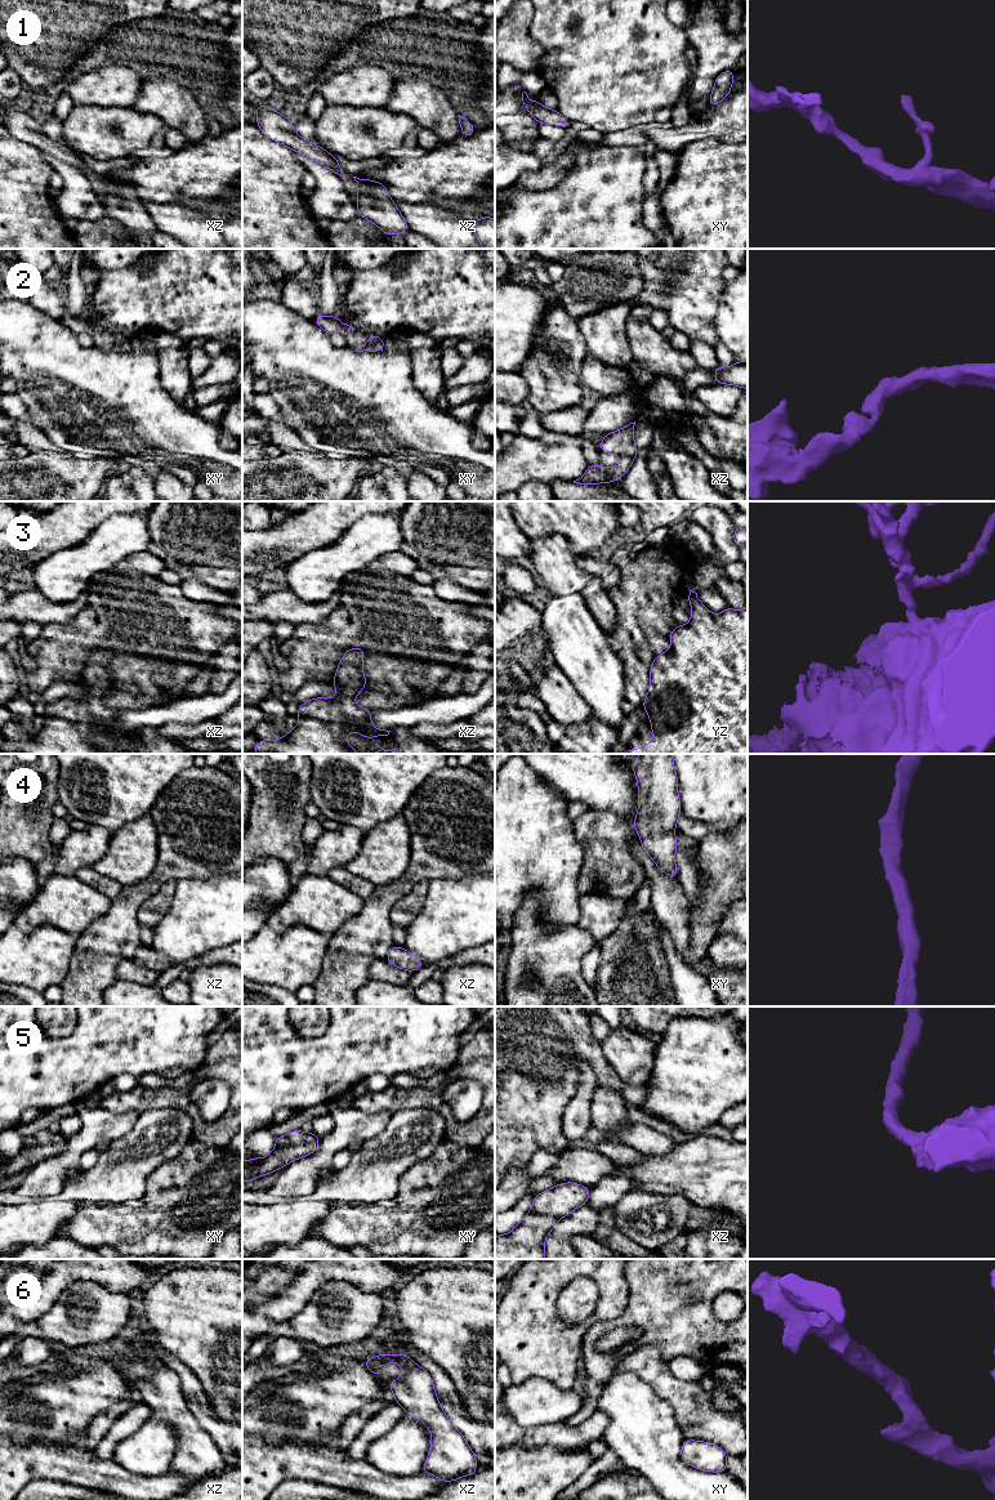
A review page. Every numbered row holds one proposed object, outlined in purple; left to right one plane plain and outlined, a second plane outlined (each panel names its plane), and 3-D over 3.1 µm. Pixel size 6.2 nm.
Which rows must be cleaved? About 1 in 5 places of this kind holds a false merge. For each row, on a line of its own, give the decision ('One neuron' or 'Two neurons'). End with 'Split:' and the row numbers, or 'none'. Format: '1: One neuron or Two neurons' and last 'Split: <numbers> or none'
1: One neuron
2: One neuron
3: One neuron
4: One neuron
5: One neuron
6: One neuron
Split: none

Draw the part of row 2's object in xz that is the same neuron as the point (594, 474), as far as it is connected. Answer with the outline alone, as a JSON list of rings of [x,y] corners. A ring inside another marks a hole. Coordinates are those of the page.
[[[634,423],[617,429],[612,433],[604,434],[598,450],[620,456],[620,463],[615,468],[604,468],[603,465],[589,464],[586,472],[574,483],[579,485],[598,485],[612,483],[623,478],[630,469],[633,460],[639,455],[634,445]]]

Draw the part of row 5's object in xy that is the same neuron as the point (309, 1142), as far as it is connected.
[[[295,1129],[282,1137],[276,1137],[273,1151],[264,1159],[253,1157],[242,1161],[242,1182],[250,1183],[256,1177],[264,1177],[289,1165],[291,1161],[316,1152],[320,1137]]]

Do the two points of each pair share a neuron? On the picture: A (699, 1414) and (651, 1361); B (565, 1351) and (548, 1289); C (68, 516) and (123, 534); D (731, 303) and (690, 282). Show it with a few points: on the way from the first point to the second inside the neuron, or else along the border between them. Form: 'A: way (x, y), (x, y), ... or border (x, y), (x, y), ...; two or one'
A: way (685, 1405), (655, 1375); one
B: way (549, 1335), (544, 1330), (544, 1304); one
C: border (114, 514), (107, 517), (76, 545); two
D: border (727, 282), (721, 298), (714, 327); two

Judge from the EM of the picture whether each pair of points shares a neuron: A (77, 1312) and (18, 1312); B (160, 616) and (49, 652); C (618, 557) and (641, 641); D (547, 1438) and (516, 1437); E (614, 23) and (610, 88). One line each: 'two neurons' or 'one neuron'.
A: two neurons
B: one neuron
C: one neuron
D: one neuron
E: one neuron

